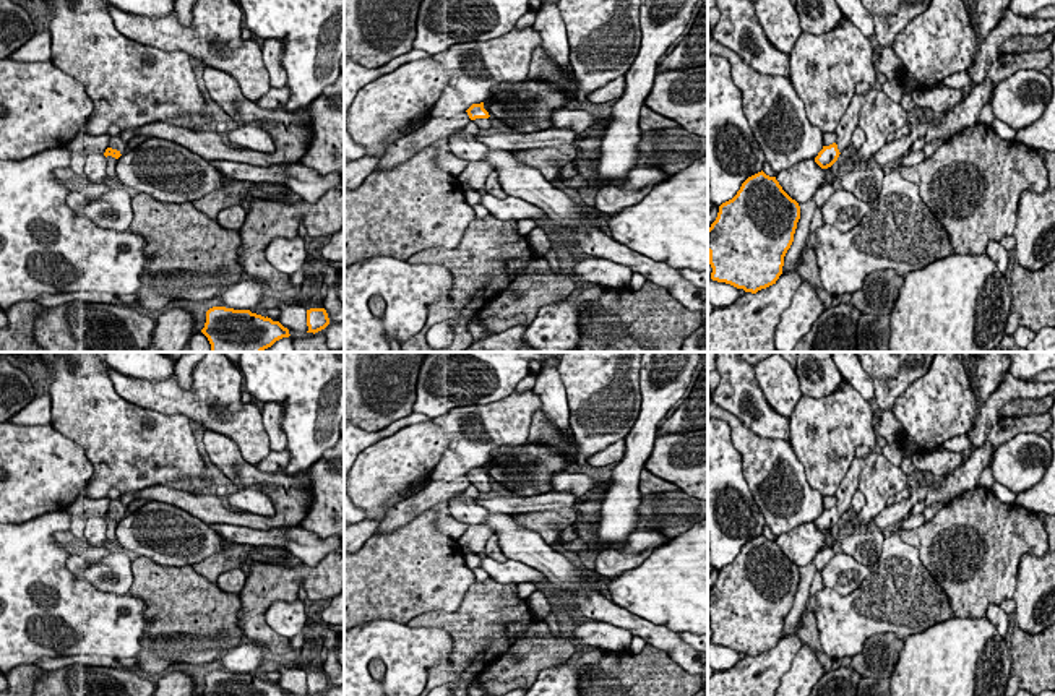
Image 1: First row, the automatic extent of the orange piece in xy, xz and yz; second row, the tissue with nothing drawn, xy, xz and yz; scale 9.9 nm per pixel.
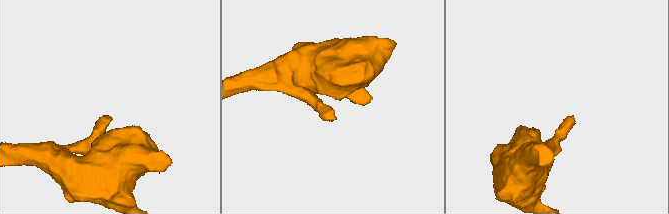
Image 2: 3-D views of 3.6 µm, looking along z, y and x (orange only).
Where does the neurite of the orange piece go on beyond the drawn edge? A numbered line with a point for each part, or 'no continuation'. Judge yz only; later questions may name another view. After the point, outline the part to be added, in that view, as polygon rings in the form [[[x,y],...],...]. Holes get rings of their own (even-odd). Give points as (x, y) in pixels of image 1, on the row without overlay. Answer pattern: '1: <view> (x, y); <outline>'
1: yz (849, 485); [[[855,458],[842,479],[841,485],[836,492],[836,508],[839,516],[842,516],[850,508],[850,500],[854,493],[859,490],[859,475],[862,469],[865,467],[865,458]]]

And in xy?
1: xy (114, 495); [[[112,487],[107,493],[107,498],[110,501],[109,511],[117,513],[120,518],[125,518],[128,514],[128,506],[122,501],[122,492],[115,487]]]

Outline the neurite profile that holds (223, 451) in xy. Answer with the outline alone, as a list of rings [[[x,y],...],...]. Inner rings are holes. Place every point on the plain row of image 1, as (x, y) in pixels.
[[[213,430],[203,433],[203,445],[211,462],[237,488],[258,487],[273,501],[276,514],[263,518],[245,511],[235,513],[216,495],[193,495],[177,485],[154,485],[136,493],[123,493],[122,501],[127,506],[138,498],[162,501],[188,511],[206,524],[235,524],[260,531],[299,526],[305,518],[312,500],[307,474],[261,472],[242,458],[234,440]]]

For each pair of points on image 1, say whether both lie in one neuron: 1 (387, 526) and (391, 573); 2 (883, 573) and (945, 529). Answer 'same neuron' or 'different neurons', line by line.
1: different neurons
2: different neurons

